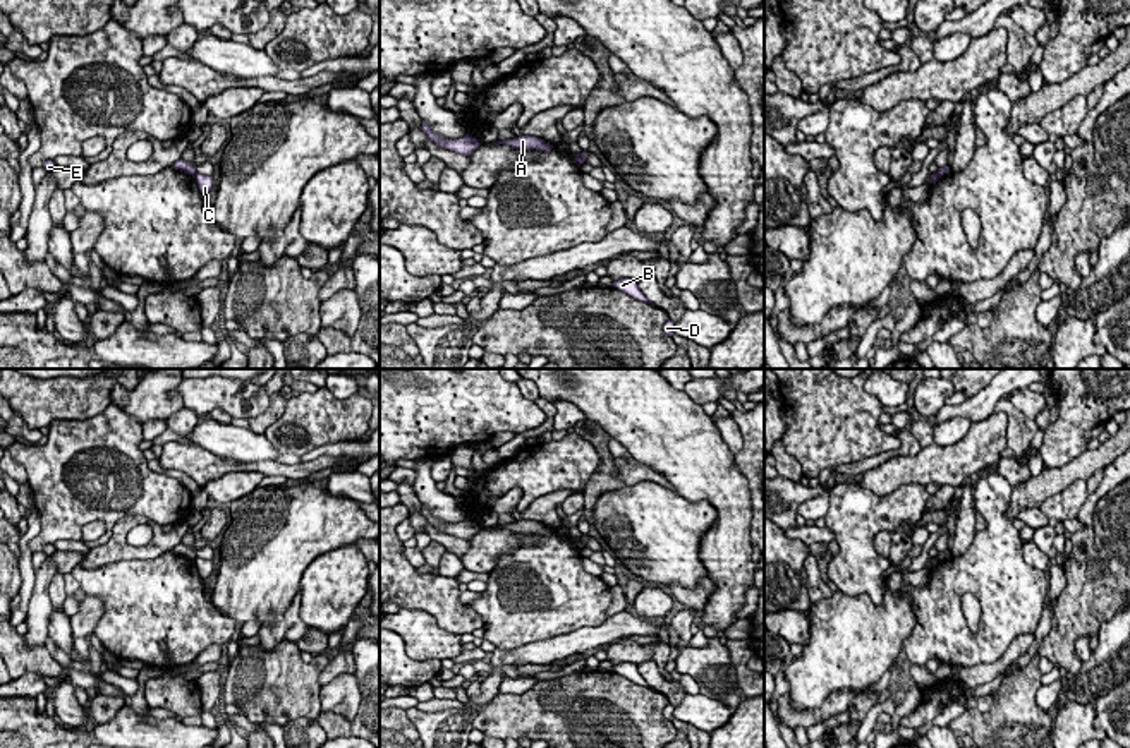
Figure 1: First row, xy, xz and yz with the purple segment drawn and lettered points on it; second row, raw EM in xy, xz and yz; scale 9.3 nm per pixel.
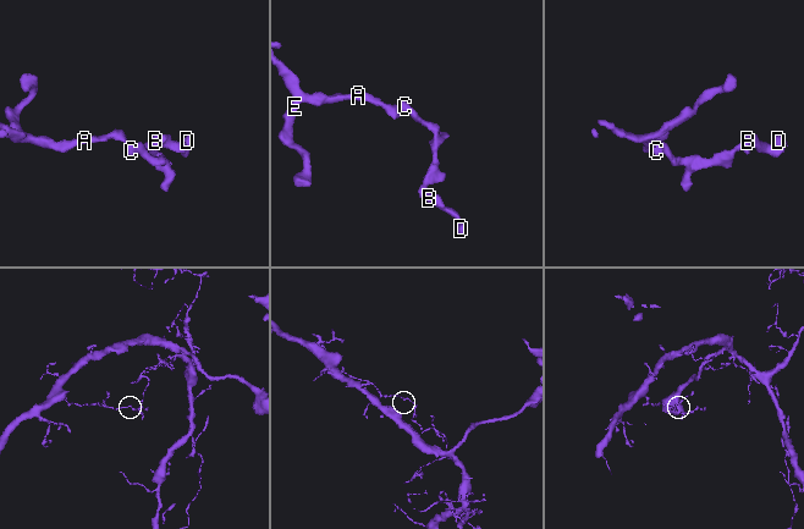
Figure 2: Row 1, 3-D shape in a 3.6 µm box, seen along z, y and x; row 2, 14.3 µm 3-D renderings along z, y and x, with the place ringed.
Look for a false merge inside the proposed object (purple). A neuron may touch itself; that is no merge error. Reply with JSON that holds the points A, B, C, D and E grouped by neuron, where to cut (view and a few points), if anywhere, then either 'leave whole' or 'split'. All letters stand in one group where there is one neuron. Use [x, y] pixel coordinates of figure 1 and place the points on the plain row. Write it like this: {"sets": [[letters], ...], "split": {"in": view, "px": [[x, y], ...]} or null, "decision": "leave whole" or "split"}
{"sets": [["A", "E"], ["B", "C", "D"]], "split": {"in": "xz", "px": [[579, 539], [584, 546]]}, "decision": "split"}

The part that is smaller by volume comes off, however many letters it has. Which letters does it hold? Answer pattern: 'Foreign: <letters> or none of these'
Foreign: B, C, D

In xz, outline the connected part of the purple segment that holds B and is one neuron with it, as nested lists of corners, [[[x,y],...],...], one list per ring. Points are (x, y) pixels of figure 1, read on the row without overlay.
[[[632,662],[613,664],[613,673],[618,673],[618,674],[629,678],[630,681],[641,685],[641,686],[647,686],[647,688],[654,690],[654,688],[639,674],[637,664],[632,664]]]

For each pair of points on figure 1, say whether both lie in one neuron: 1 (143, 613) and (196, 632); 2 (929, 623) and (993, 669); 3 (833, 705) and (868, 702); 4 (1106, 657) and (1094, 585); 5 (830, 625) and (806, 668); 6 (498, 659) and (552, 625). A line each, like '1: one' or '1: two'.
1: one
2: two
3: two
4: two
5: one
6: two

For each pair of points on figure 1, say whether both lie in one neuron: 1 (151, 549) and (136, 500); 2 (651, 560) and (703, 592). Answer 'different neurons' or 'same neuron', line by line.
1: different neurons
2: different neurons

